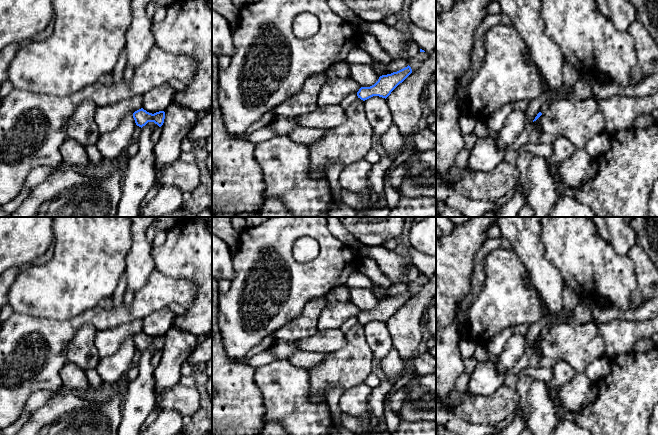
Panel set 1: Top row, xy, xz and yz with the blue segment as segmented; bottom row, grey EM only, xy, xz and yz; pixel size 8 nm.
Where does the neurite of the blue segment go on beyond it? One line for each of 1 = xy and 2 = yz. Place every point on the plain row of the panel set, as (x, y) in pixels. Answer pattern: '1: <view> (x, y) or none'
1: none
2: none

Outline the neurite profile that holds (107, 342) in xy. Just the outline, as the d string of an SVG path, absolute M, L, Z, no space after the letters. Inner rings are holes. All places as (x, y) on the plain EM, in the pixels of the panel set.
M135 320L106 330L97 330L95 346L100 358L106 358L116 353L126 339L133 339L135 335L141 333L142 327L142 320Z

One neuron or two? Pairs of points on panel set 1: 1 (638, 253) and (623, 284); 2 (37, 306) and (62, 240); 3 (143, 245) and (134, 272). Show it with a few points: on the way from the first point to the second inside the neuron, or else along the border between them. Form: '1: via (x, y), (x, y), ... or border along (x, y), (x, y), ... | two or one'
1: border along (627, 254), (634, 264), (637, 285) | two
2: via (53, 290), (62, 281), (62, 256) | one
3: via (140, 252), (139, 265) | one

